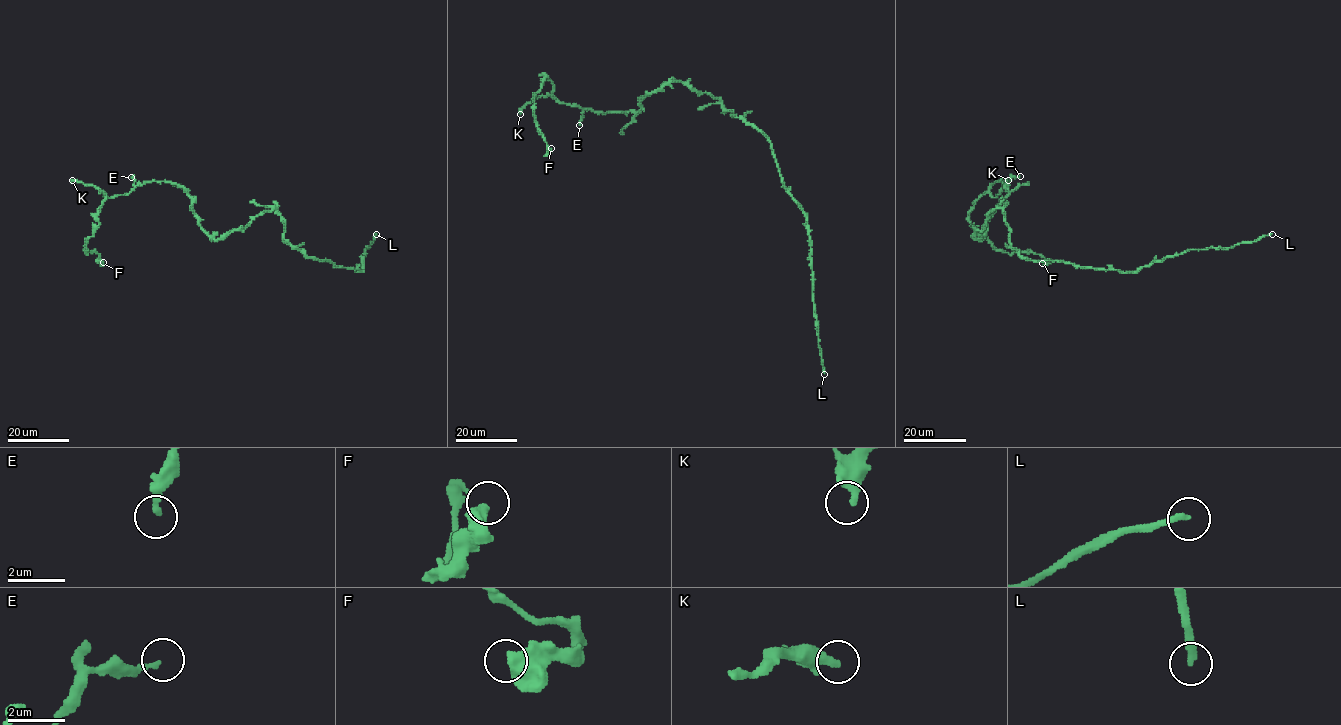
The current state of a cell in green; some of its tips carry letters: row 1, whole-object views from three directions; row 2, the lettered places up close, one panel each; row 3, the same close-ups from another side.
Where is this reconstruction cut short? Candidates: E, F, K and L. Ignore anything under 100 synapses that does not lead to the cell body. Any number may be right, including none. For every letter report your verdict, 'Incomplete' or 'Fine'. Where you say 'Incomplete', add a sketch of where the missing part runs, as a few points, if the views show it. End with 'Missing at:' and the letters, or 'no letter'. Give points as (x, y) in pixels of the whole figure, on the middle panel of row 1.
E: Fine
F: Fine
K: Fine
L: Incomplete
Missing at: L

